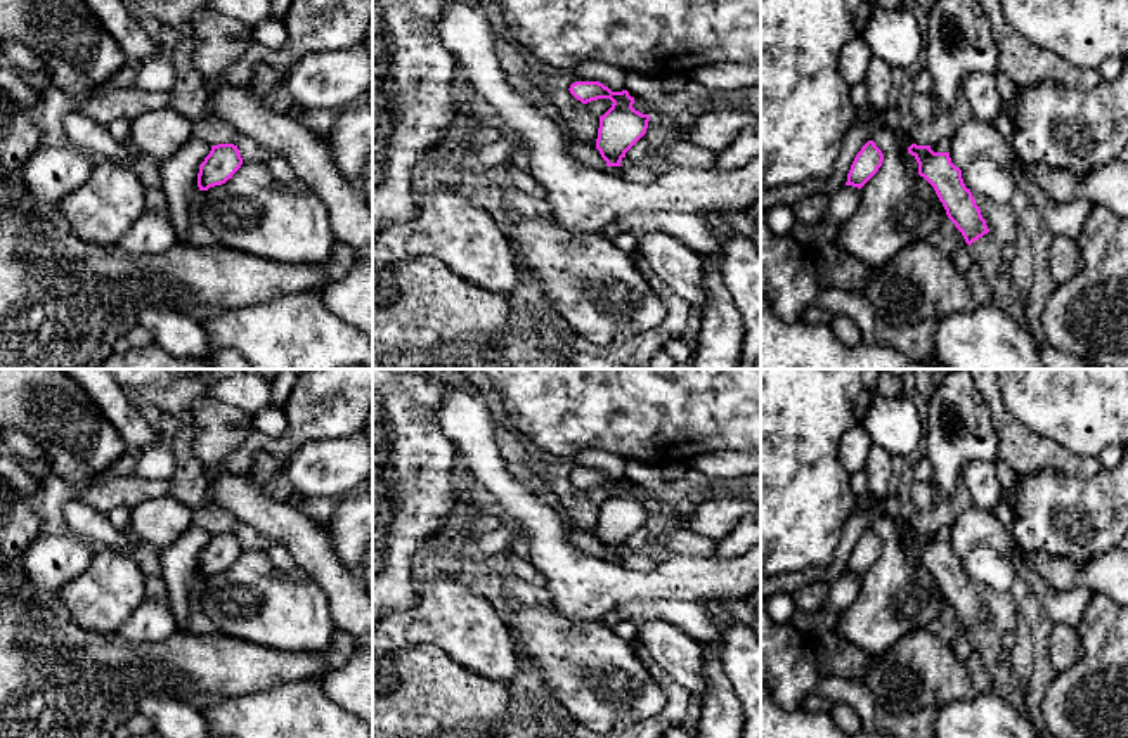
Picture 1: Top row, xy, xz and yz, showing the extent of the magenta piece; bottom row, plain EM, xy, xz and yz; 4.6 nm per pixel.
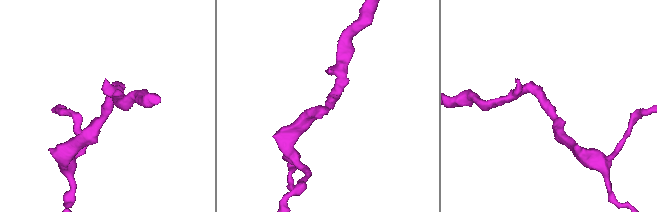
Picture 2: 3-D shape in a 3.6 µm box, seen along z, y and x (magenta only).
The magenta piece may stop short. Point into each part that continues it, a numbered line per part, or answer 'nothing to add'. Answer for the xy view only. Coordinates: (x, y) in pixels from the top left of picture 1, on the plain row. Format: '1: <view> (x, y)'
nothing to add

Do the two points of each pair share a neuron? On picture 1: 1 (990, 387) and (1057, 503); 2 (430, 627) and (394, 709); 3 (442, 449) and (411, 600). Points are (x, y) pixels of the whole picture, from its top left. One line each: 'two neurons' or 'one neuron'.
1: two neurons
2: two neurons
3: one neuron

